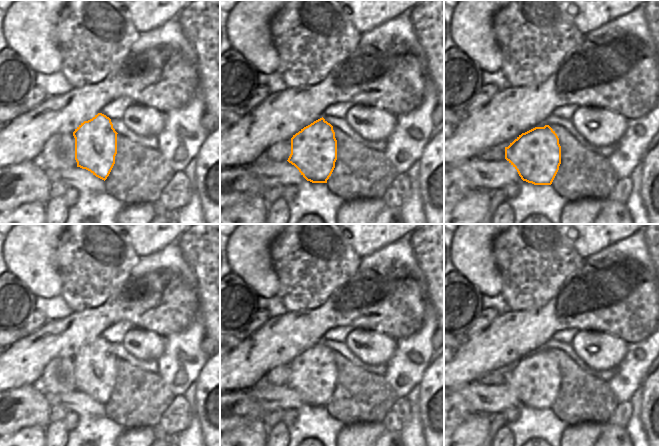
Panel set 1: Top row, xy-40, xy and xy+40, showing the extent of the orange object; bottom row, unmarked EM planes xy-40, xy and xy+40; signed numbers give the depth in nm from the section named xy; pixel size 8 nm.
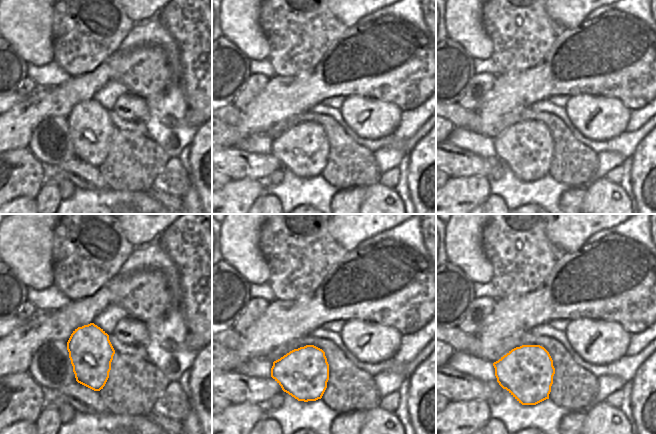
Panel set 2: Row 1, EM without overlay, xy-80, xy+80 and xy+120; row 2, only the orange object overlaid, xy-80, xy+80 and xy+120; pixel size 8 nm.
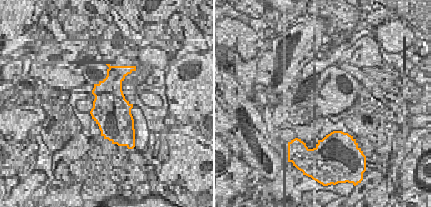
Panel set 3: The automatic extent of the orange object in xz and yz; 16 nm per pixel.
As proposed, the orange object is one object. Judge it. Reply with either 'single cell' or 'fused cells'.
single cell

